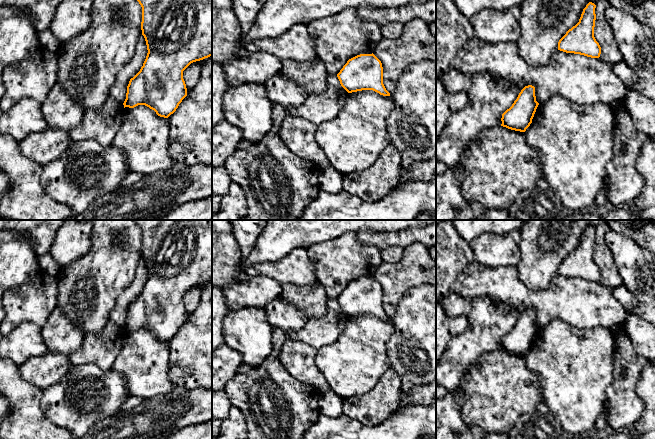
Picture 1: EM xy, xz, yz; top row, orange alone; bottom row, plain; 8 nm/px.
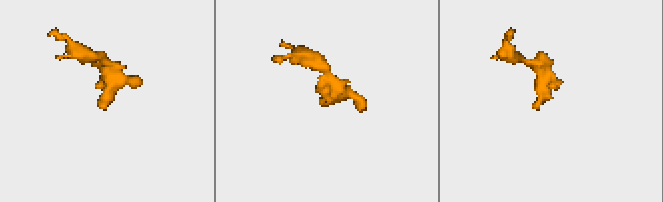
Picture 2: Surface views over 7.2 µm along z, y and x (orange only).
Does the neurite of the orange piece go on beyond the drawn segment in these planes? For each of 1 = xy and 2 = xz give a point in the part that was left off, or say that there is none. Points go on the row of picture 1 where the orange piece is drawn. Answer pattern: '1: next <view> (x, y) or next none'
1: next none
2: next none

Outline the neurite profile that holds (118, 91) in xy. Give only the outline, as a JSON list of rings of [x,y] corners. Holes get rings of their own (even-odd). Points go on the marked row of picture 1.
[[[141,34],[136,45],[134,56],[116,75],[115,82],[109,91],[110,97],[120,103],[124,103],[129,81],[140,71],[147,53],[146,41],[144,36]]]

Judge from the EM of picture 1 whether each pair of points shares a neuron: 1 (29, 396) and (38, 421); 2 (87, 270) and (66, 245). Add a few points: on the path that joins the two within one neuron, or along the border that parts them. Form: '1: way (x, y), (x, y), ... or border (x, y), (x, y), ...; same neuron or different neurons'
1: way (29, 402), (29, 412), (32, 415); same neuron
2: border (91, 238), (89, 249), (79, 258), (61, 268); different neurons

